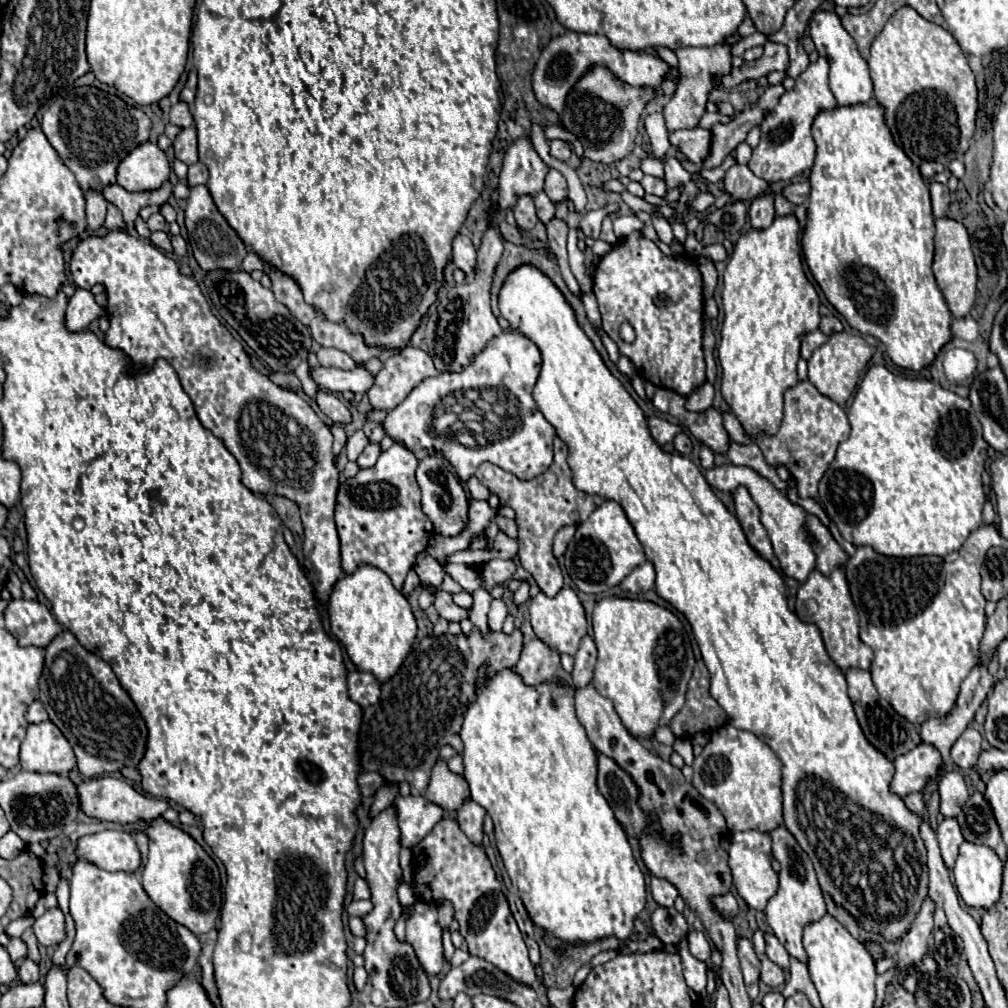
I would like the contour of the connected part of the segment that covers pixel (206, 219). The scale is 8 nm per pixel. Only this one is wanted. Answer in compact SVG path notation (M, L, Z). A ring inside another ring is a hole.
M207 186L191 188L191 194L187 198L187 208L185 208L185 226L187 226L187 234L189 234L189 244L193 248L193 256L203 270L211 270L211 268L241 270L241 260L247 254L247 246L239 240L239 236L233 232L233 228L221 216L217 206L213 204L213 198L211 198Z

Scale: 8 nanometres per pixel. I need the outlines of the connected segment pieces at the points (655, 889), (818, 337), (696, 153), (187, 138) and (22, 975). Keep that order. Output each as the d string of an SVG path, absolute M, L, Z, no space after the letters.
M651 878L651 896L653 896L653 900L659 904L659 906L667 906L667 908L671 908L673 906L673 902L675 902L675 898L679 896L679 892L677 892L677 888L669 882L669 880L663 880L663 878Z
M815 330L815 332L809 332L803 340L801 340L801 358L803 360L809 360L813 350L823 346L827 342L827 336L821 332L821 330Z
M689 128L689 130L675 130L669 134L669 142L677 148L687 160L701 164L707 158L711 146L711 132L705 128Z
M189 126L189 128L183 128L175 142L173 142L173 148L175 148L175 156L185 162L185 164L195 164L197 162L197 130L195 126Z
M25 958L25 962L19 966L19 982L23 984L31 984L31 982L37 982L39 980L39 968L33 960Z

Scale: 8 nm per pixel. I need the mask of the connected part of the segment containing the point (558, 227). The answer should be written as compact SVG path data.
M553 218L545 224L545 230L547 230L547 242L549 246L553 248L553 252L557 254L557 264L561 268L561 274L567 282L567 286L573 290L573 292L579 292L579 284L575 280L575 276L571 274L569 270L569 262L567 262L567 224L561 220L561 218Z

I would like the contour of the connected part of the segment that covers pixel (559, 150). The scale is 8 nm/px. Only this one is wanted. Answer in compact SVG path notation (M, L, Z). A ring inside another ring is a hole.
M551 140L549 146L551 146L551 156L553 156L553 158L563 160L563 162L569 160L569 156L571 156L571 148L567 146L567 142L563 142L563 140Z

